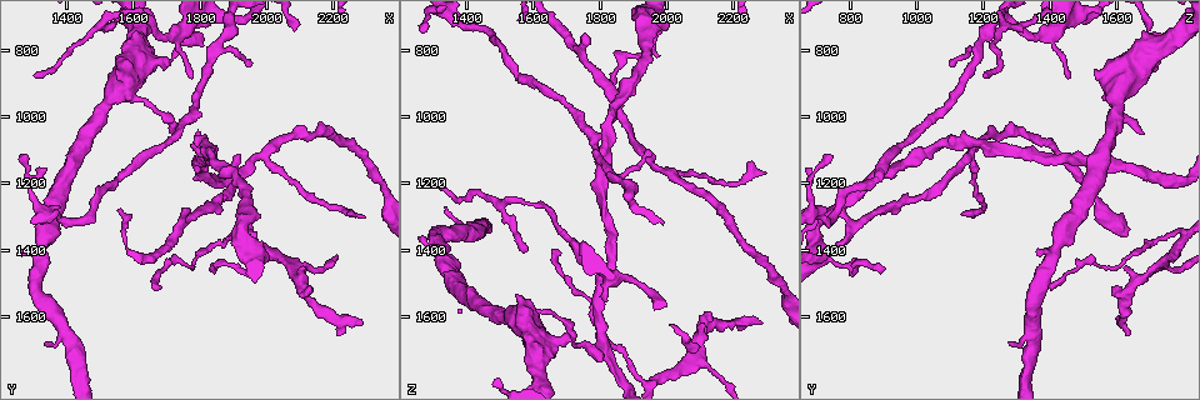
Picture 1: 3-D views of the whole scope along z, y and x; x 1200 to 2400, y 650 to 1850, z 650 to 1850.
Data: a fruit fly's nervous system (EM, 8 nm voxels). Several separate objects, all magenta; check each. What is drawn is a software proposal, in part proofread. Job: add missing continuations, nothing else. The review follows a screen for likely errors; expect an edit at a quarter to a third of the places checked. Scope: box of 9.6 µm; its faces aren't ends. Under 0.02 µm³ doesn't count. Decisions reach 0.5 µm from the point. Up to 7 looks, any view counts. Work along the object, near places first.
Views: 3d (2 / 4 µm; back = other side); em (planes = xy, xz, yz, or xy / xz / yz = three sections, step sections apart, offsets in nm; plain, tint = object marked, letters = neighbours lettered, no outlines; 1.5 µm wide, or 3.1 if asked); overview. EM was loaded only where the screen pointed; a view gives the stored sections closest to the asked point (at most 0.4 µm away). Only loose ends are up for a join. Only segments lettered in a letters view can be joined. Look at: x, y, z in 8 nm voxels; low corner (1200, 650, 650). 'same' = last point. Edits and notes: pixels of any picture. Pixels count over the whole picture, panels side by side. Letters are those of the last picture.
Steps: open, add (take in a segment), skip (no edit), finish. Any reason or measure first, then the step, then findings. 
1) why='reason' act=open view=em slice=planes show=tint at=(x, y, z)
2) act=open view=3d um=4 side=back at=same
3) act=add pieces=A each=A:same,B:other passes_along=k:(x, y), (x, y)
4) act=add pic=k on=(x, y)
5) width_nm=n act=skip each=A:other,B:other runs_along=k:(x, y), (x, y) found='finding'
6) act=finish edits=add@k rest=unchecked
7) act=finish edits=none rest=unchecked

act=open view=em slice=planes show=letters at=(2280, 1610, 1620)

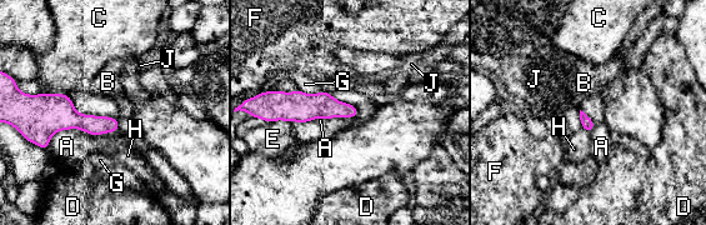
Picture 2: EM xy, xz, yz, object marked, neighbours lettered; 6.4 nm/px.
longest_contact=A:320nm act=add pieces=H each=A:other,B:other,C:other,D:other,E:other,F:other,G:other,H:same,J:other found='it goes on there'

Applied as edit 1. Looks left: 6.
why='tapers out' act=open view=3d um=4 at=(2290, 1300, 1160)

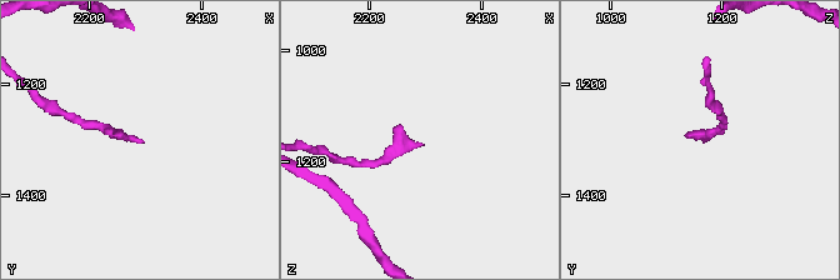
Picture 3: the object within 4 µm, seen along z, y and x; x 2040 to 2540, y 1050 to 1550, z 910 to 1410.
act=open view=em slice=planes show=letters at=(2295, 1305, 1170)

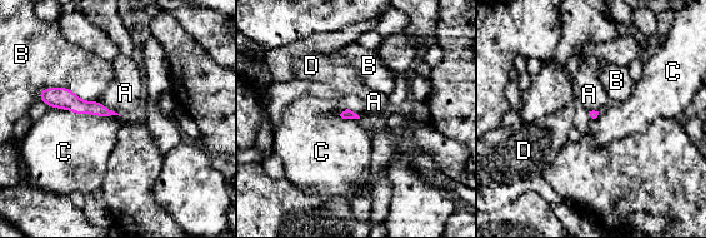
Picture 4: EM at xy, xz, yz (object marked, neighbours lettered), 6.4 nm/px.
longest_contact=C:460nm act=skip each=A:other,B:other,C:other,D:other runs_along=4:(45, 95), (106, 113) found='none of them fits'

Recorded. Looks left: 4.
why='redraw' act=open view=overview

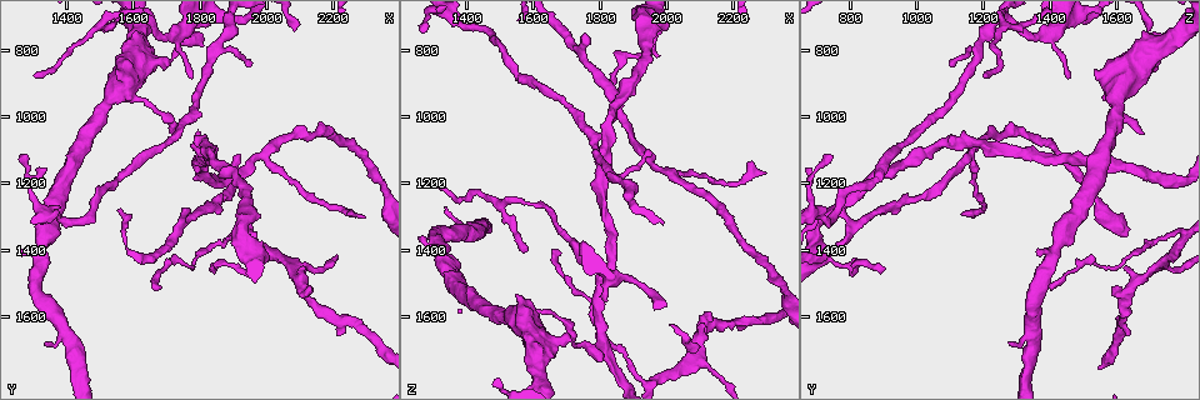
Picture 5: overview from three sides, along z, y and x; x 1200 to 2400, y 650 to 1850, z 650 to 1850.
why='free end' act=open view=3d um=4 at=(1760, 1280, 740)

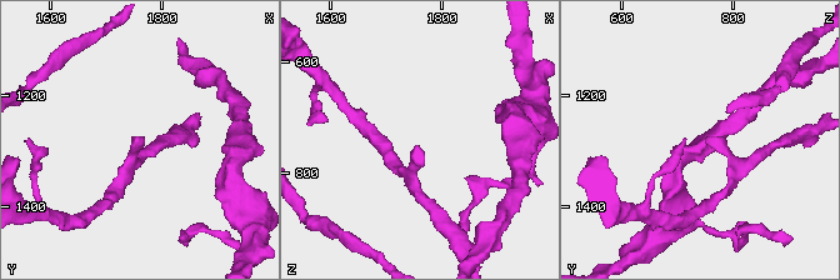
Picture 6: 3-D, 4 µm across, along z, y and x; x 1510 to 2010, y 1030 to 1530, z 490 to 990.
why='shape alone is not enough' act=open view=em slice=xy step=8 show=letters at=(1750, 1285, 750)

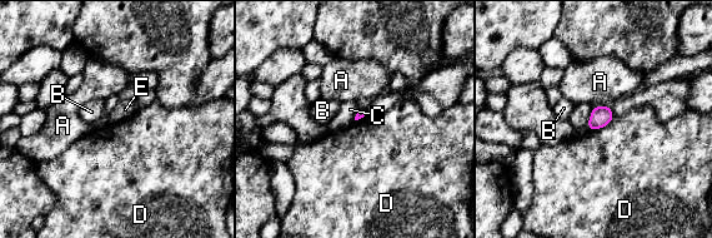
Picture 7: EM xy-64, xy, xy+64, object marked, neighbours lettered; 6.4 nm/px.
act=skip each=A:other,B:other,C:other,D:other,E:other border=7:(615, 117), (607, 124), (588, 130) found='no lettered segment goes on from it'

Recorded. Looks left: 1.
act=finish edits=add@2 rest=unchecked

